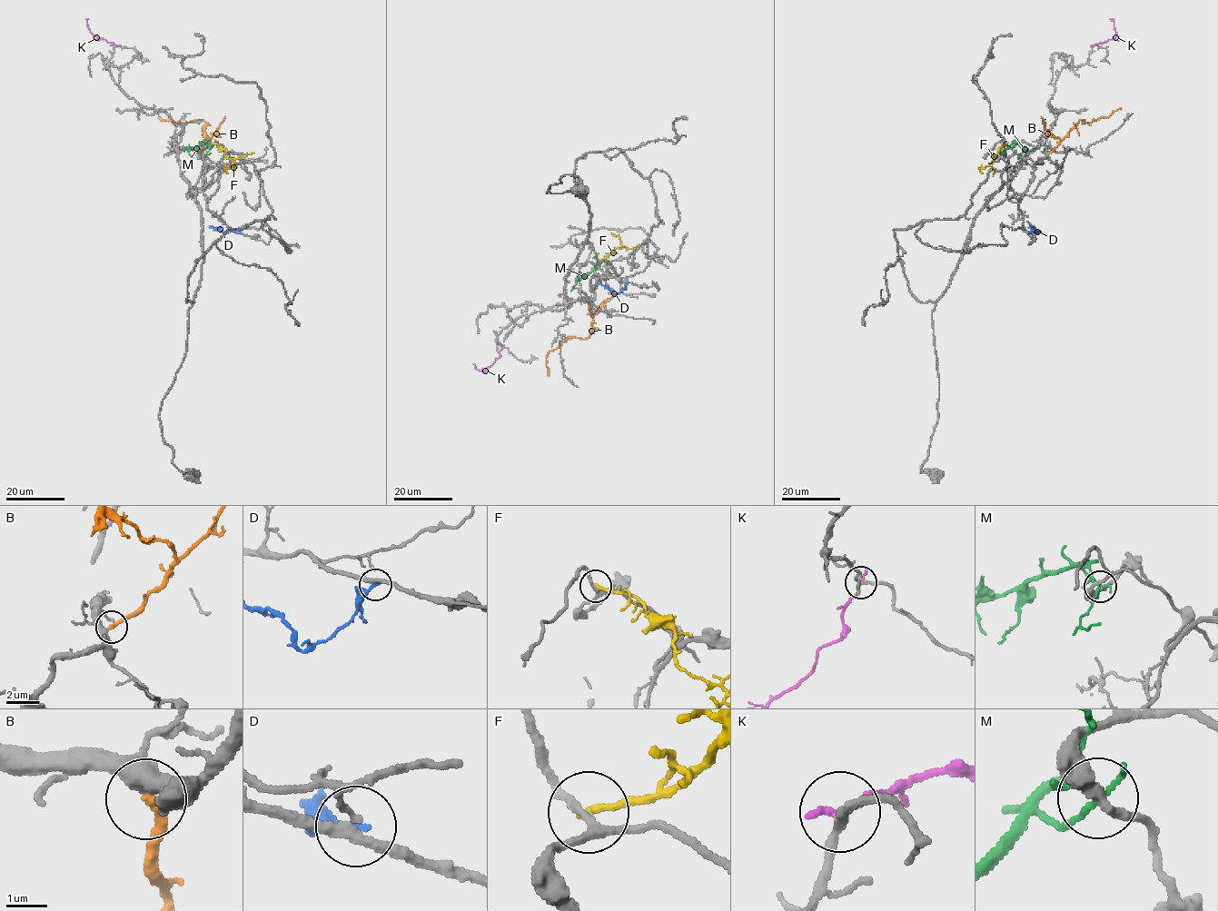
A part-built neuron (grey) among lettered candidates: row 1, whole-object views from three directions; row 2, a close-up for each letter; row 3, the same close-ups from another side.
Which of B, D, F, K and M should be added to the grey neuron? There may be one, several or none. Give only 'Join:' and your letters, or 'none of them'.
Join: B

